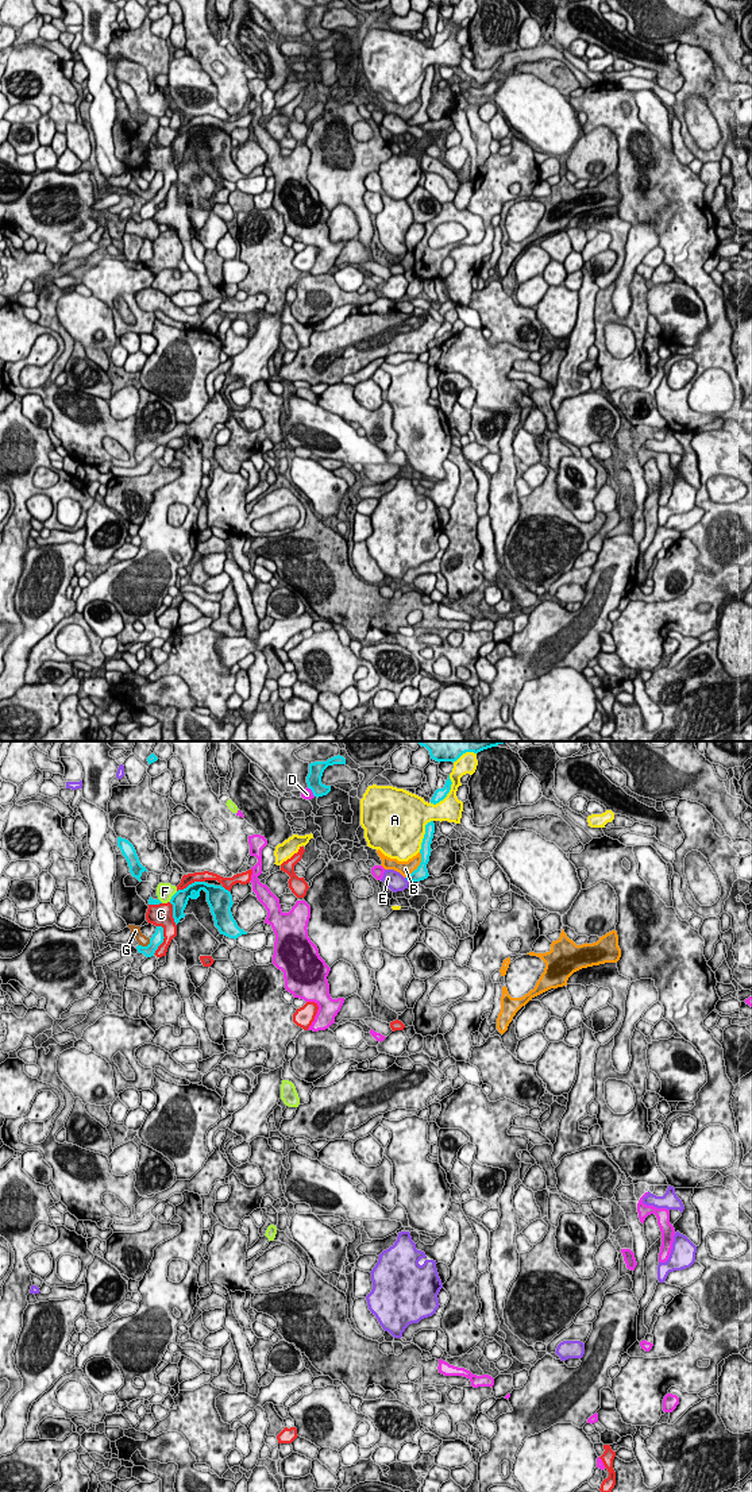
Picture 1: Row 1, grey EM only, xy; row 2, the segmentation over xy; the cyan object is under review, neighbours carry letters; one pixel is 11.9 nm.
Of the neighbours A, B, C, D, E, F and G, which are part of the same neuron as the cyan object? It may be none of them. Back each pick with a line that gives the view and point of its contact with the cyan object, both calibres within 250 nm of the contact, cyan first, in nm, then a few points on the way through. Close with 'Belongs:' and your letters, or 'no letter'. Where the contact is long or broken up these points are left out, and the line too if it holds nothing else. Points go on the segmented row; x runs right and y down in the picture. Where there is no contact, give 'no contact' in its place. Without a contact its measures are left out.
Belongs: no letter

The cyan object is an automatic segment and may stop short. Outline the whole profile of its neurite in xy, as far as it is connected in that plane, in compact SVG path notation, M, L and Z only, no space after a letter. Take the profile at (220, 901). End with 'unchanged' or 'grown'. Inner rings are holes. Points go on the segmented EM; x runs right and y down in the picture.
M194 882L184 890L178 890L171 897L170 903L173 905L173 918L176 925L186 915L184 910L188 901L190 898L197 899L201 890L207 892L207 902L211 907L215 926L219 929L220 934L235 940L242 934L247 934L247 932L238 926L232 917L231 907L234 902L231 892L221 886L208 884L205 882Z; unchanged

